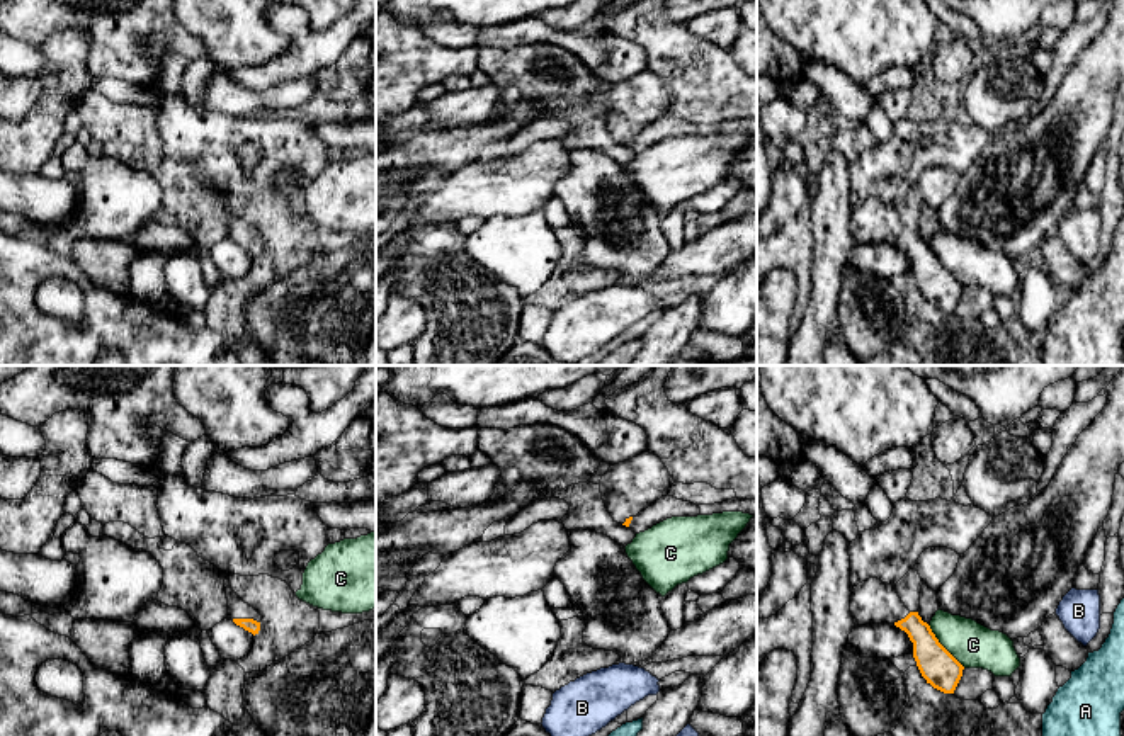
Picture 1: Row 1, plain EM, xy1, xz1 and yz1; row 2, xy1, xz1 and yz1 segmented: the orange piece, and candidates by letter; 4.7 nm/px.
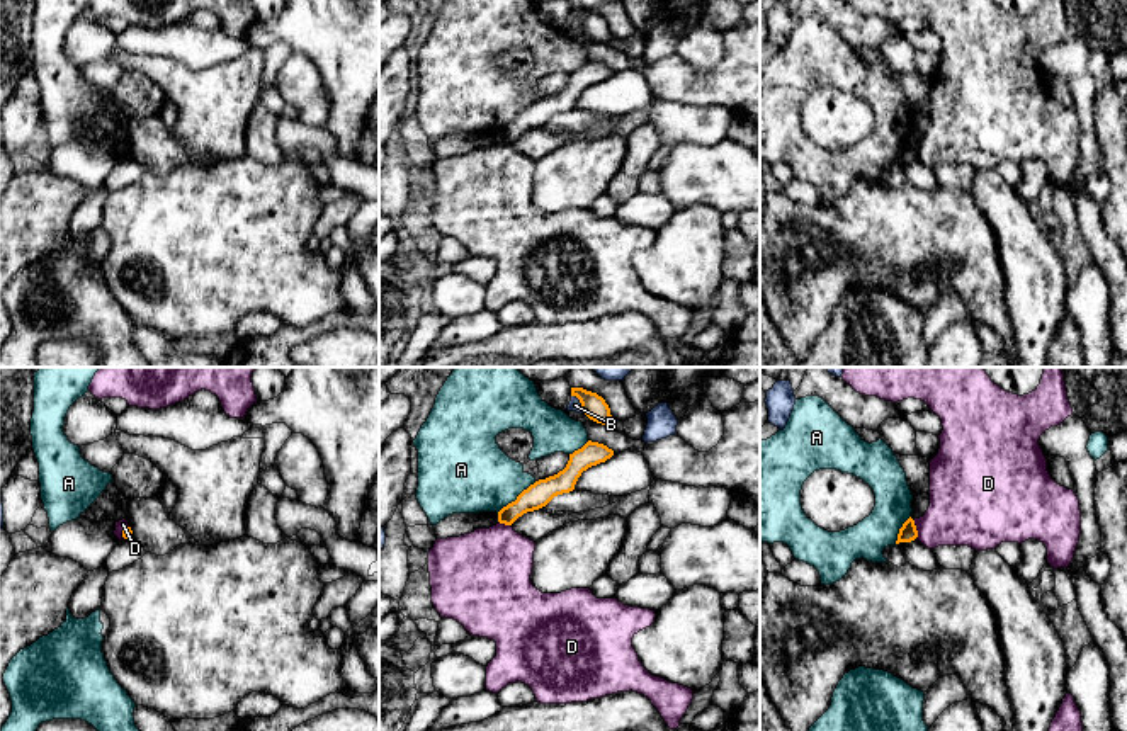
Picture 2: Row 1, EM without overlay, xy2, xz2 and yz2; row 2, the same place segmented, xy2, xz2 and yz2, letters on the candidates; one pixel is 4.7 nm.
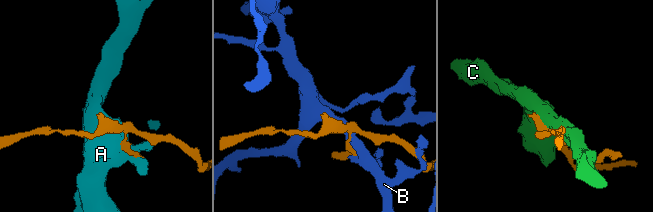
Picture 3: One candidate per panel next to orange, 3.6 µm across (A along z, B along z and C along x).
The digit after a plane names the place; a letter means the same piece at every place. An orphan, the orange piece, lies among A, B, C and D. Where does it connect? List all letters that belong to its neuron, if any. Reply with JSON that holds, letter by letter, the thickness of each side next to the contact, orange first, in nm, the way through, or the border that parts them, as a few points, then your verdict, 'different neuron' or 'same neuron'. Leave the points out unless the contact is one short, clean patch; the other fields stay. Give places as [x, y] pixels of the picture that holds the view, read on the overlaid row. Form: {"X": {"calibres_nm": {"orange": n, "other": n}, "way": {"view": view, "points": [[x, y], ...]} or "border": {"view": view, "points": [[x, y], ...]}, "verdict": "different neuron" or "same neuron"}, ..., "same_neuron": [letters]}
{"A": {"calibres_nm": {"orange": 120, "other": 360}, "verdict": "different neuron"}, "B": {"calibres_nm": {"orange": 110, "other": 60}, "verdict": "different neuron"}, "C": {"calibres_nm": {"orange": 170, "other": 200}, "border": {"view": "yz1", "points": [[927, 624], [934, 636], [965, 667]]}, "verdict": "different neuron"}, "D": {"calibres_nm": {"orange": 90, "other": 340}, "border": {"view": "yz2", "points": [[913, 521], [917, 538]]}, "verdict": "different neuron"}, "same_neuron": []}

